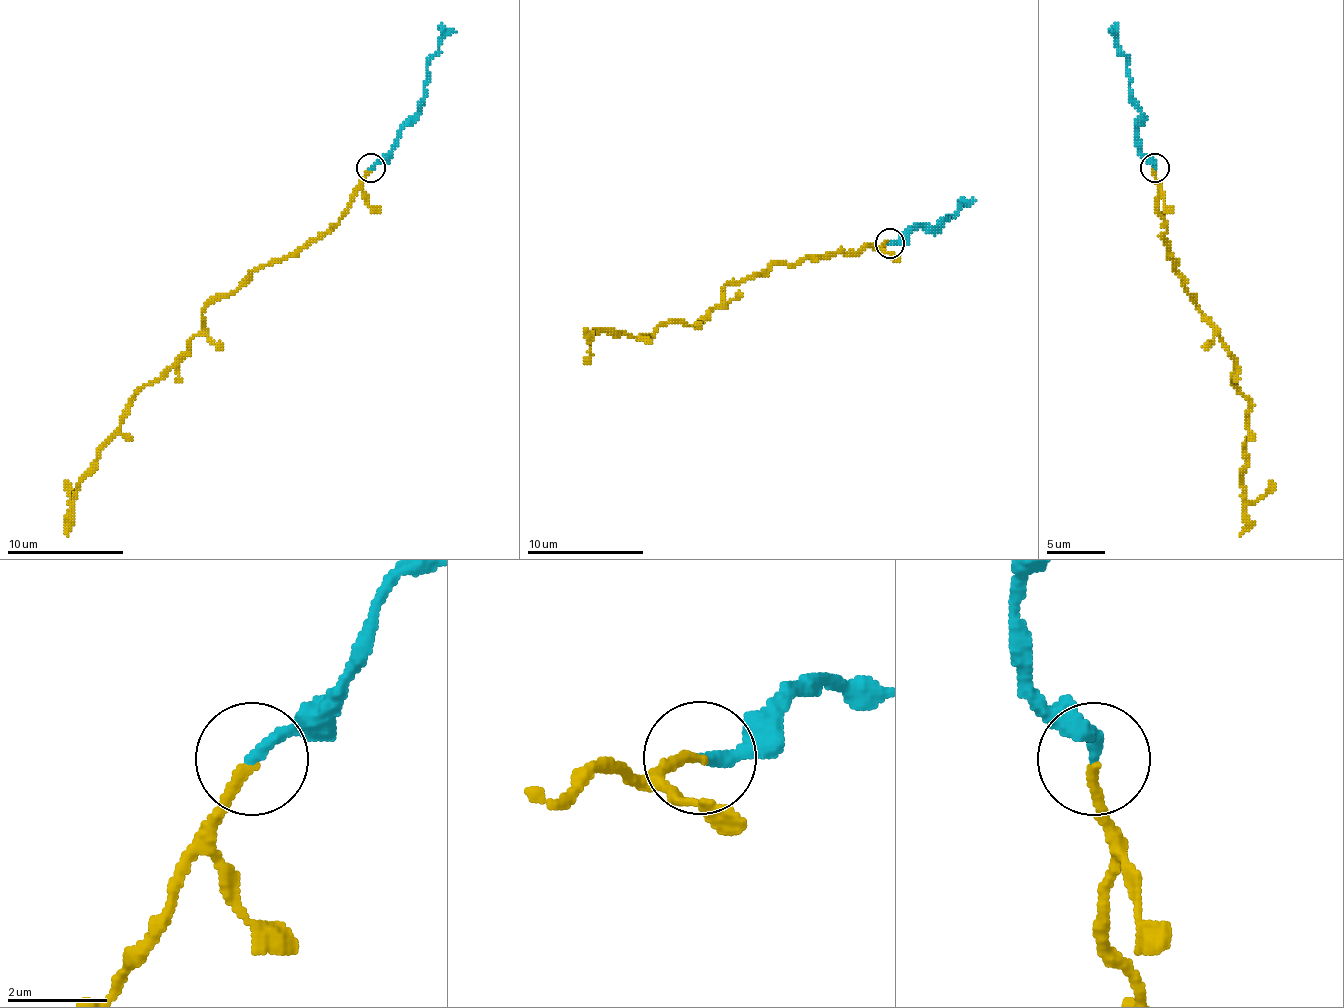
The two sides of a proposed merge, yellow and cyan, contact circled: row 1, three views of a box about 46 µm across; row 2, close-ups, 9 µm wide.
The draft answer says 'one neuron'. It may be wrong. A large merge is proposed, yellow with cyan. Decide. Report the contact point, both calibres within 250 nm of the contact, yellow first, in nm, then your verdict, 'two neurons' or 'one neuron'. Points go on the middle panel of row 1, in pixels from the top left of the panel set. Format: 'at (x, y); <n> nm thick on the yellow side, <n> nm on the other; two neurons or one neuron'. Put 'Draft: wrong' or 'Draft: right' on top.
Draft: wrong
at (890, 243); 200 nm thick on the yellow side, 240 nm on the other; two neurons

